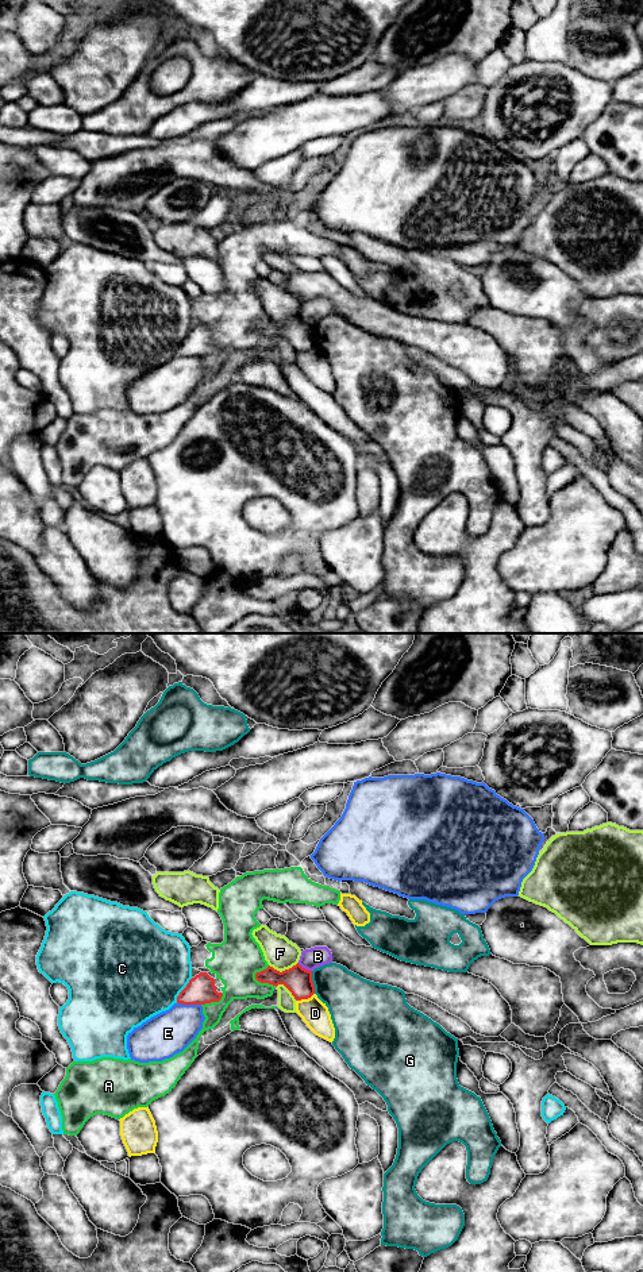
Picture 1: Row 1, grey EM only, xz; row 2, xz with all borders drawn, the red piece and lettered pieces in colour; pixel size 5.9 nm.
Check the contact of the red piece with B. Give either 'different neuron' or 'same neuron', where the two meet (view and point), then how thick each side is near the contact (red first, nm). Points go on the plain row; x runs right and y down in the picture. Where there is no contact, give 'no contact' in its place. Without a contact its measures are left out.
different neuron; contact xz (304, 320); calibres 160 and 120 nm

